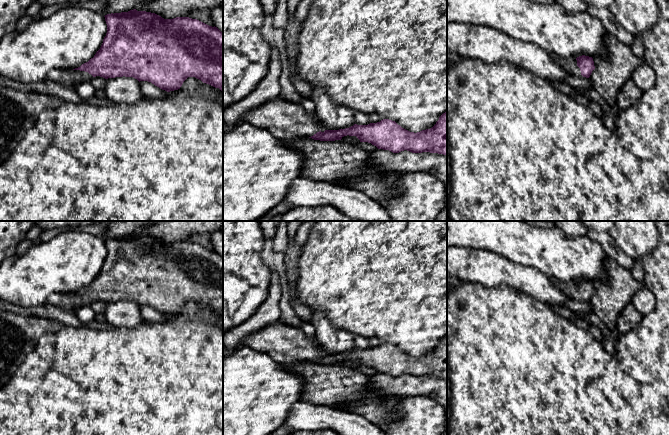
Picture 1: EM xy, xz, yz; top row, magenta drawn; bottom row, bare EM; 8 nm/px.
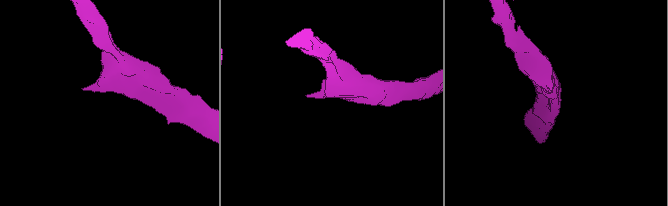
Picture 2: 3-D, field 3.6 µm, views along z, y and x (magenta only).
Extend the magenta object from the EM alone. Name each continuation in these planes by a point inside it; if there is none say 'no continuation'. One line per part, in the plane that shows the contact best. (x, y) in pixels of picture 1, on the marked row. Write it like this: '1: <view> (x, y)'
1: xy (70, 78)

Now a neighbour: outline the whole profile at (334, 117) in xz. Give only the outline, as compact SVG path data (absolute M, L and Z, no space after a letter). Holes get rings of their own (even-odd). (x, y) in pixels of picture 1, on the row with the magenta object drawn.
M313 88L311 100L326 130L345 129L355 124L354 110L333 103L324 88Z

